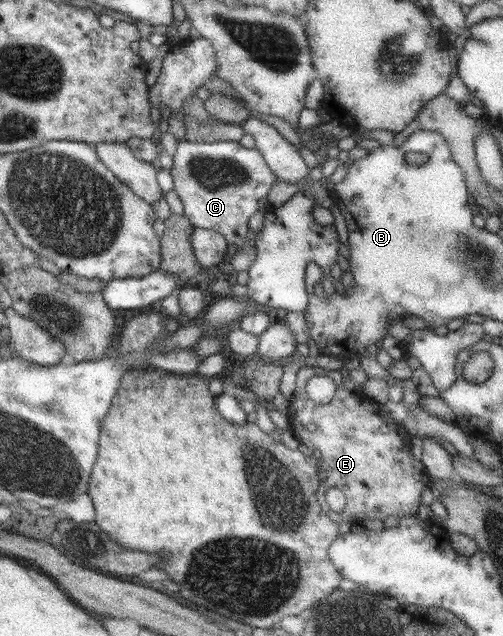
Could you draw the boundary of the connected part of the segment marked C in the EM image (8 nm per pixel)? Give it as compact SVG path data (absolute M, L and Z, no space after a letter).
M177 142L170 174L172 189L183 206L182 215L193 226L212 230L225 237L227 244L246 248L247 221L256 211L257 202L266 198L267 190L278 181L256 149L247 149L238 142Z

